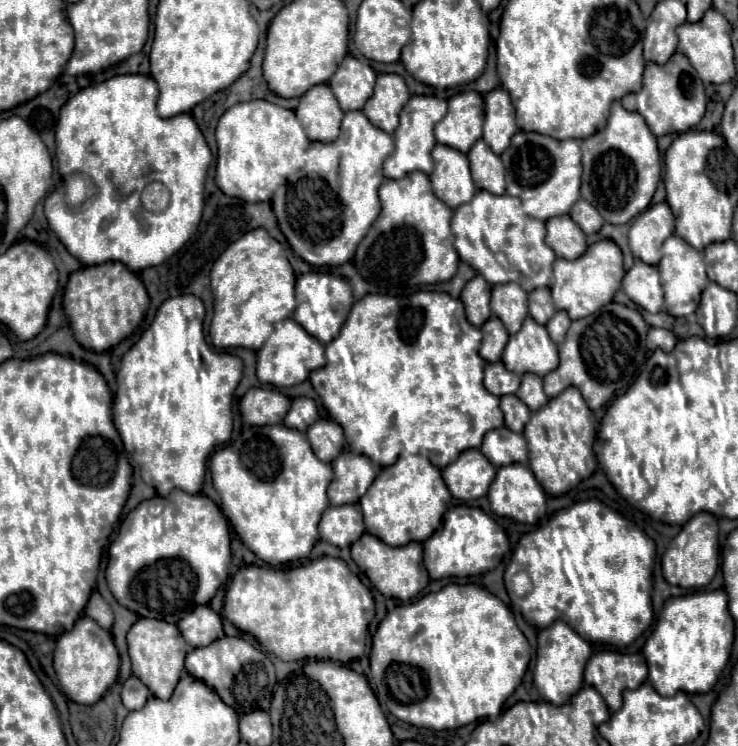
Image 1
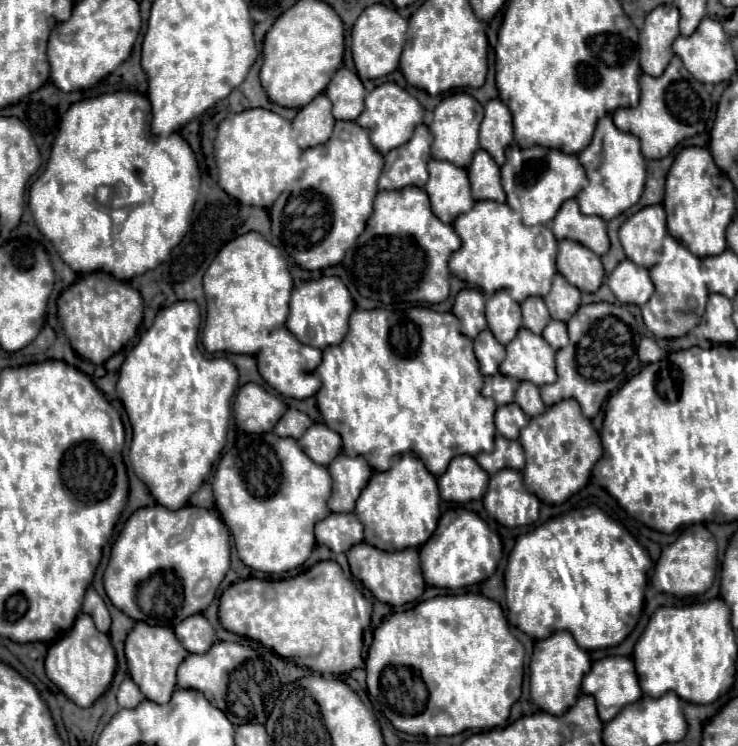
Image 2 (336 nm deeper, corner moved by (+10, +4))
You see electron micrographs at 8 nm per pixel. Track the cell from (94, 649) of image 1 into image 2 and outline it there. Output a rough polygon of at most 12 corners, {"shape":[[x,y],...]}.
{"shape":[[89,614],[51,642],[49,680],[81,708],[109,688],[117,660]]}

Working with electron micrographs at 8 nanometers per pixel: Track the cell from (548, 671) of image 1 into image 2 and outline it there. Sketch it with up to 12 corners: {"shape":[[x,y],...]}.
{"shape":[[571,632],[535,642],[531,700],[549,714],[575,704],[589,652]]}

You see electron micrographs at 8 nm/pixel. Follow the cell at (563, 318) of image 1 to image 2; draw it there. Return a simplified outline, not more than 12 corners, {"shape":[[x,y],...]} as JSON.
{"shape":[[551,320],[543,338],[555,348],[563,348],[567,338],[565,322]]}

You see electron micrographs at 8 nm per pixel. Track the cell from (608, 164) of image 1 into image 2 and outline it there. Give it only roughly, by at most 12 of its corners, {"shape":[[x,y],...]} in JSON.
{"shape":[[611,116],[577,158],[581,212],[607,222],[645,186],[639,140]]}

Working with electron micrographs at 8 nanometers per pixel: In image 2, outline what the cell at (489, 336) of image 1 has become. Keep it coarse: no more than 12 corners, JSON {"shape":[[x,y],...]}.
{"shape":[[485,330],[475,338],[481,374],[499,372],[505,346]]}

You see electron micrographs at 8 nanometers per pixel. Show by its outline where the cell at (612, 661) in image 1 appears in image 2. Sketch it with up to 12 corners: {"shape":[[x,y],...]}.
{"shape":[[633,660],[593,662],[581,692],[609,722],[643,694]]}

